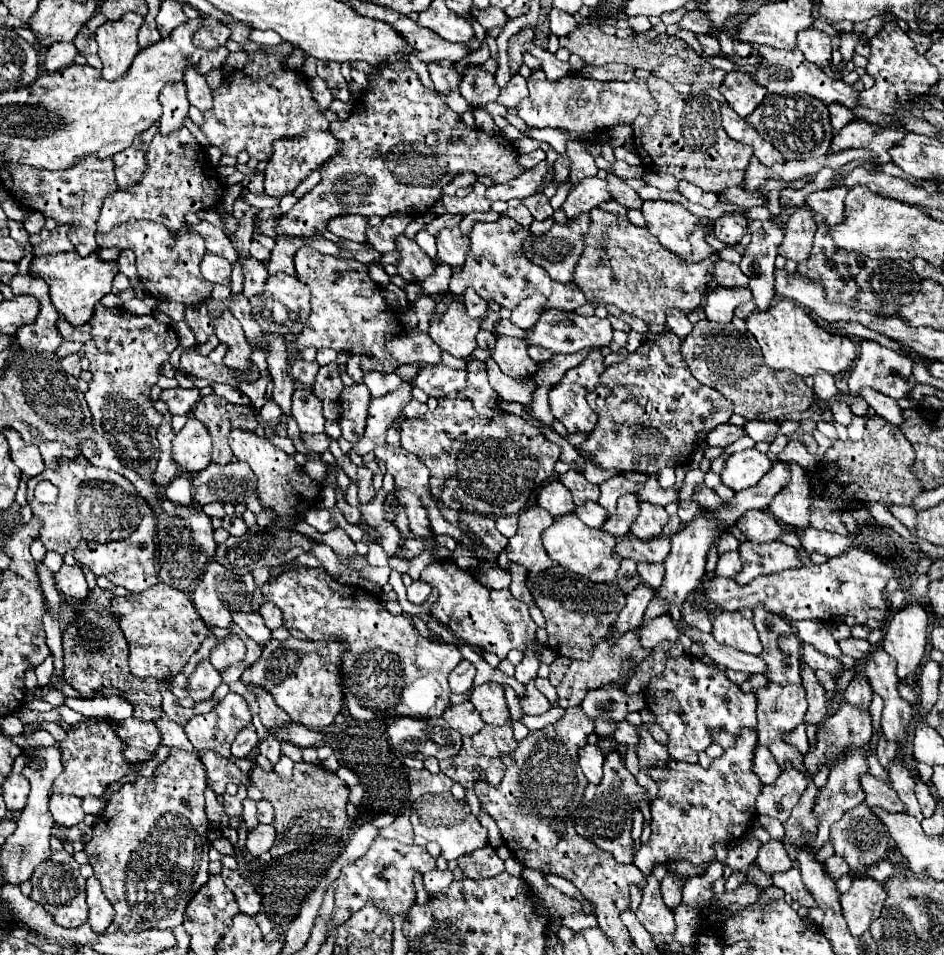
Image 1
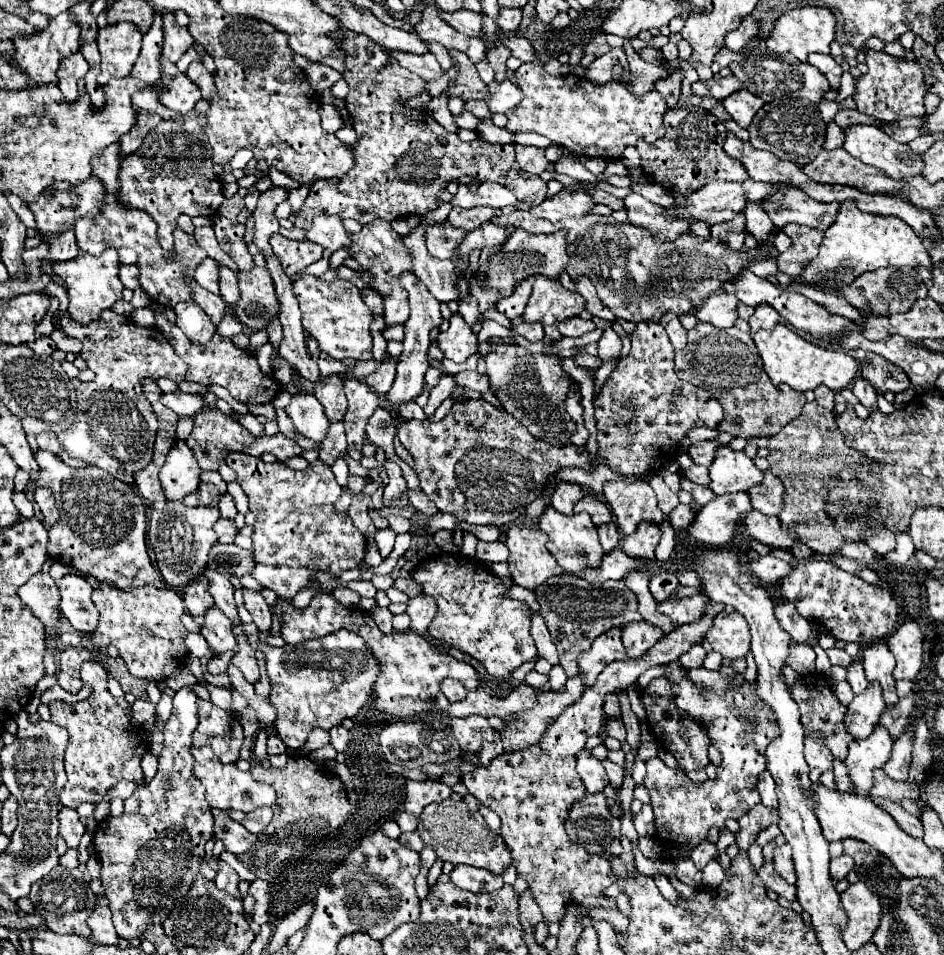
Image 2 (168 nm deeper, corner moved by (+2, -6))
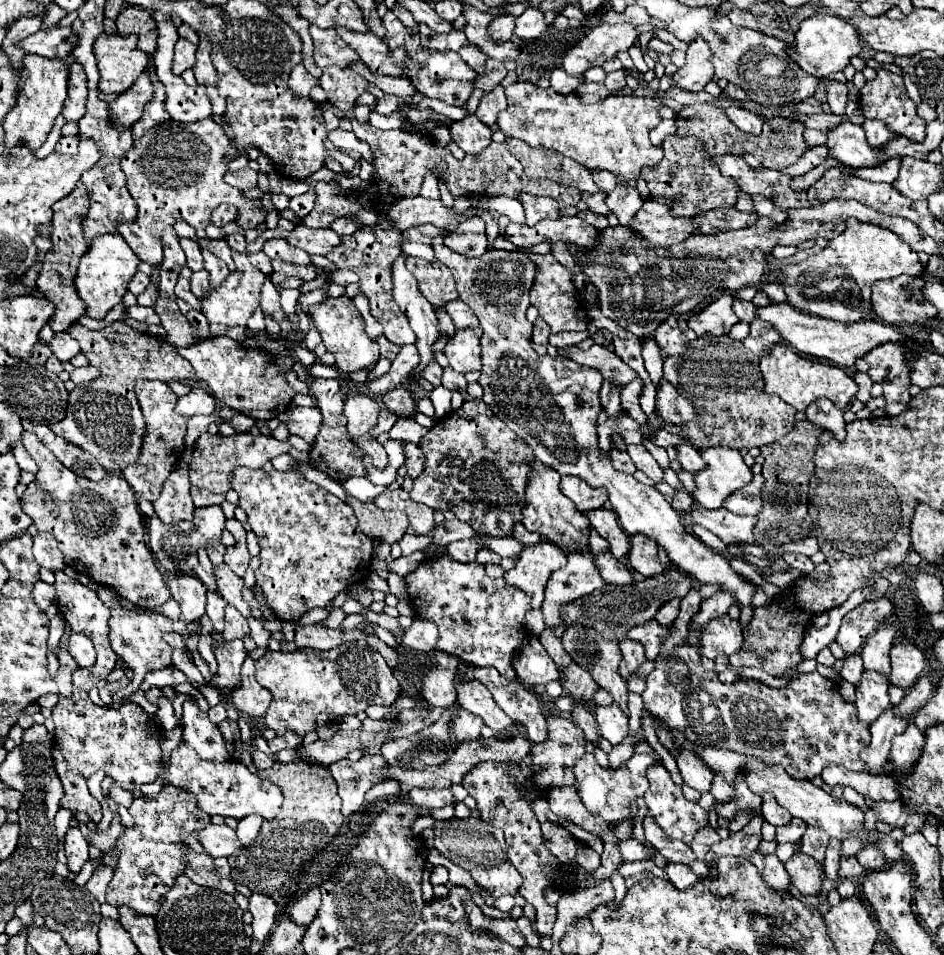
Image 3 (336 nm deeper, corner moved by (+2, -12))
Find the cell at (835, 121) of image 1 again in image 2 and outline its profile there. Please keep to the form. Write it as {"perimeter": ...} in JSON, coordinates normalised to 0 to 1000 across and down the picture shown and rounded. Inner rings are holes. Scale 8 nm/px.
{"perimeter":[[[878,129],[876,131],[876,143],[874,143],[874,156],[885,156],[885,154],[891,154],[895,148],[895,141],[893,141],[893,135],[887,131],[887,129]]]}

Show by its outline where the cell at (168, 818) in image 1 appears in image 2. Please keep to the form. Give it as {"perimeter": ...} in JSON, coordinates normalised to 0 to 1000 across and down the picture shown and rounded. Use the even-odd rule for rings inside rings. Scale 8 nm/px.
{"perimeter":[[[194,719],[190,721],[185,728],[183,728],[183,747],[181,747],[181,753],[177,755],[175,759],[175,782],[173,782],[173,788],[171,788],[171,795],[168,795],[168,807],[166,812],[160,816],[158,822],[149,822],[143,826],[143,830],[132,837],[132,849],[128,855],[113,855],[109,858],[105,864],[103,864],[103,870],[101,870],[101,876],[99,876],[99,885],[101,885],[101,893],[109,906],[107,910],[107,925],[113,933],[113,941],[118,943],[115,952],[120,956],[120,966],[122,966],[122,973],[126,977],[126,981],[130,983],[143,983],[143,981],[149,981],[151,973],[156,966],[173,966],[173,960],[179,960],[183,948],[198,937],[200,933],[200,927],[202,923],[207,920],[207,916],[211,914],[211,908],[213,908],[213,897],[217,895],[217,883],[226,876],[226,853],[224,853],[224,845],[219,843],[217,839],[217,830],[215,830],[215,822],[209,818],[209,814],[204,812],[204,793],[200,788],[202,784],[202,770],[209,761],[209,728],[202,724],[202,719]]]}

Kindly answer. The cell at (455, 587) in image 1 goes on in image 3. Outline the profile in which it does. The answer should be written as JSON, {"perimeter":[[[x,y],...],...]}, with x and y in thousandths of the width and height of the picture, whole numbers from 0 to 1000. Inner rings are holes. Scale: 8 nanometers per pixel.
{"perimeter":[[[474,581],[450,585],[438,600],[429,604],[431,621],[435,631],[440,634],[440,640],[444,646],[452,646],[454,650],[463,652],[465,657],[465,669],[461,680],[471,682],[476,686],[482,686],[488,692],[495,692],[503,698],[524,698],[535,711],[548,713],[548,705],[543,701],[543,686],[558,669],[556,659],[556,644],[563,640],[563,631],[554,619],[539,613],[533,604],[520,606],[514,600],[514,594],[507,590],[486,590]]]}

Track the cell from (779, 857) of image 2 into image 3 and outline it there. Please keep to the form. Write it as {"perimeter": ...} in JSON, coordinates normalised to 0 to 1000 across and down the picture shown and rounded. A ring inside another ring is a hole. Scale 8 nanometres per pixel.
{"perimeter":[[[842,893],[834,904],[832,904],[834,916],[838,925],[851,935],[851,937],[868,937],[870,935],[870,923],[872,923],[872,912],[865,906],[865,902],[853,893]]]}

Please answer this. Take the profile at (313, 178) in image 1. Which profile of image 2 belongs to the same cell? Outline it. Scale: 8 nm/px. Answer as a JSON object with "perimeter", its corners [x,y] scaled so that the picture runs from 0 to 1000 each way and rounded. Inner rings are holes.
{"perimeter":[[[321,193],[315,198],[309,198],[305,205],[305,210],[310,218],[310,223],[306,227],[308,232],[311,232],[315,221],[319,218],[322,214],[323,208],[327,203],[328,193]]]}

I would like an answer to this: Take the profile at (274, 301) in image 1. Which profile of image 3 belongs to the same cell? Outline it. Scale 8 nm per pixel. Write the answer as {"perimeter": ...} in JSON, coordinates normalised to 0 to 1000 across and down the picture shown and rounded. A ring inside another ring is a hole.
{"perimeter":[[[247,267],[247,273],[251,277],[251,284],[247,284],[232,303],[226,303],[213,317],[215,317],[215,330],[221,334],[224,353],[228,351],[240,351],[253,359],[260,355],[260,338],[268,330],[268,326],[276,317],[276,301],[281,294],[281,288],[268,280],[262,271],[262,267]]]}

